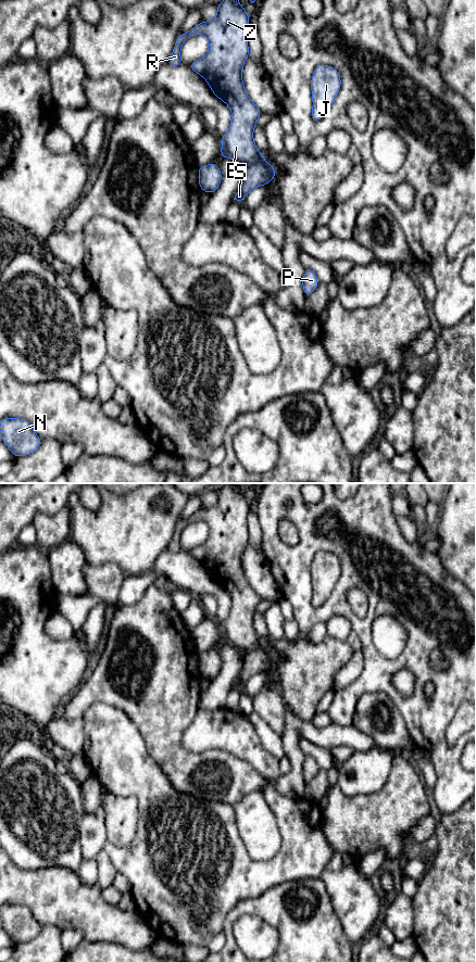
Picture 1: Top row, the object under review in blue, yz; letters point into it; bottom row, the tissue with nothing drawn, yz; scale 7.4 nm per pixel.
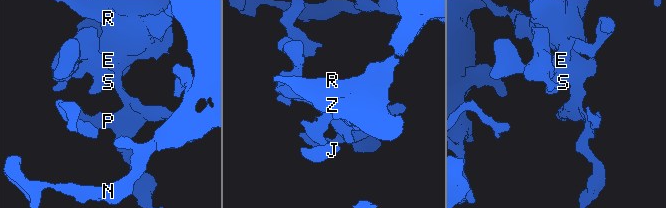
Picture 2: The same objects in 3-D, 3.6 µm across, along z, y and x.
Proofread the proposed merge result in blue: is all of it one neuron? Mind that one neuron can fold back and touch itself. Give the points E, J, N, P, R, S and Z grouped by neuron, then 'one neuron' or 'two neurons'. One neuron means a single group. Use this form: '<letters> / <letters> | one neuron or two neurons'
E J N P R S Z | one neuron

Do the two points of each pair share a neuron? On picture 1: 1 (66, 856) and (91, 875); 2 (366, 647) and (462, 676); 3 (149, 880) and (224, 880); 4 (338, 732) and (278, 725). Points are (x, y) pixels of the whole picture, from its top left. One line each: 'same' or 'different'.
1: different
2: same
3: same
4: different

